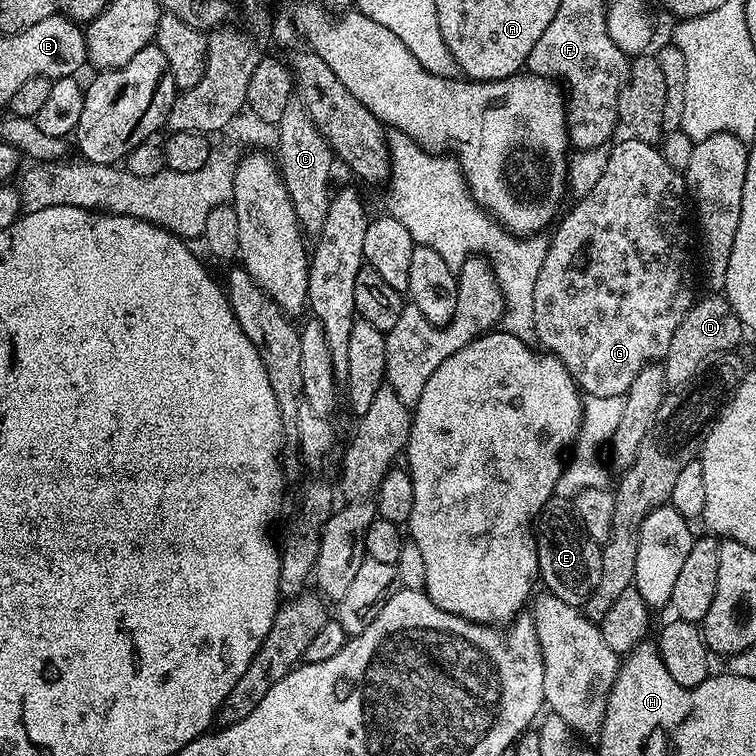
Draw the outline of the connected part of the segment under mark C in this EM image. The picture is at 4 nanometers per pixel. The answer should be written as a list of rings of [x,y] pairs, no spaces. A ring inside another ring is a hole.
[[[296,98],[286,106],[286,114],[282,114],[274,132],[276,132],[274,156],[278,161],[280,175],[284,177],[286,190],[290,194],[296,221],[309,237],[316,238],[326,226],[326,214],[332,201],[330,191],[328,192],[328,183],[332,180],[332,164],[334,165],[332,147],[328,145],[318,126],[314,126],[303,104]]]

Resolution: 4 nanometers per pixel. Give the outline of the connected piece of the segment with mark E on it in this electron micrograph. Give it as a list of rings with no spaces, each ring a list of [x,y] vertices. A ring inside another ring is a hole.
[[[553,498],[545,502],[544,509],[534,521],[536,553],[540,567],[539,579],[543,587],[562,602],[582,606],[590,598],[598,578],[602,578],[601,545],[591,540],[579,520],[570,511],[567,499]]]

